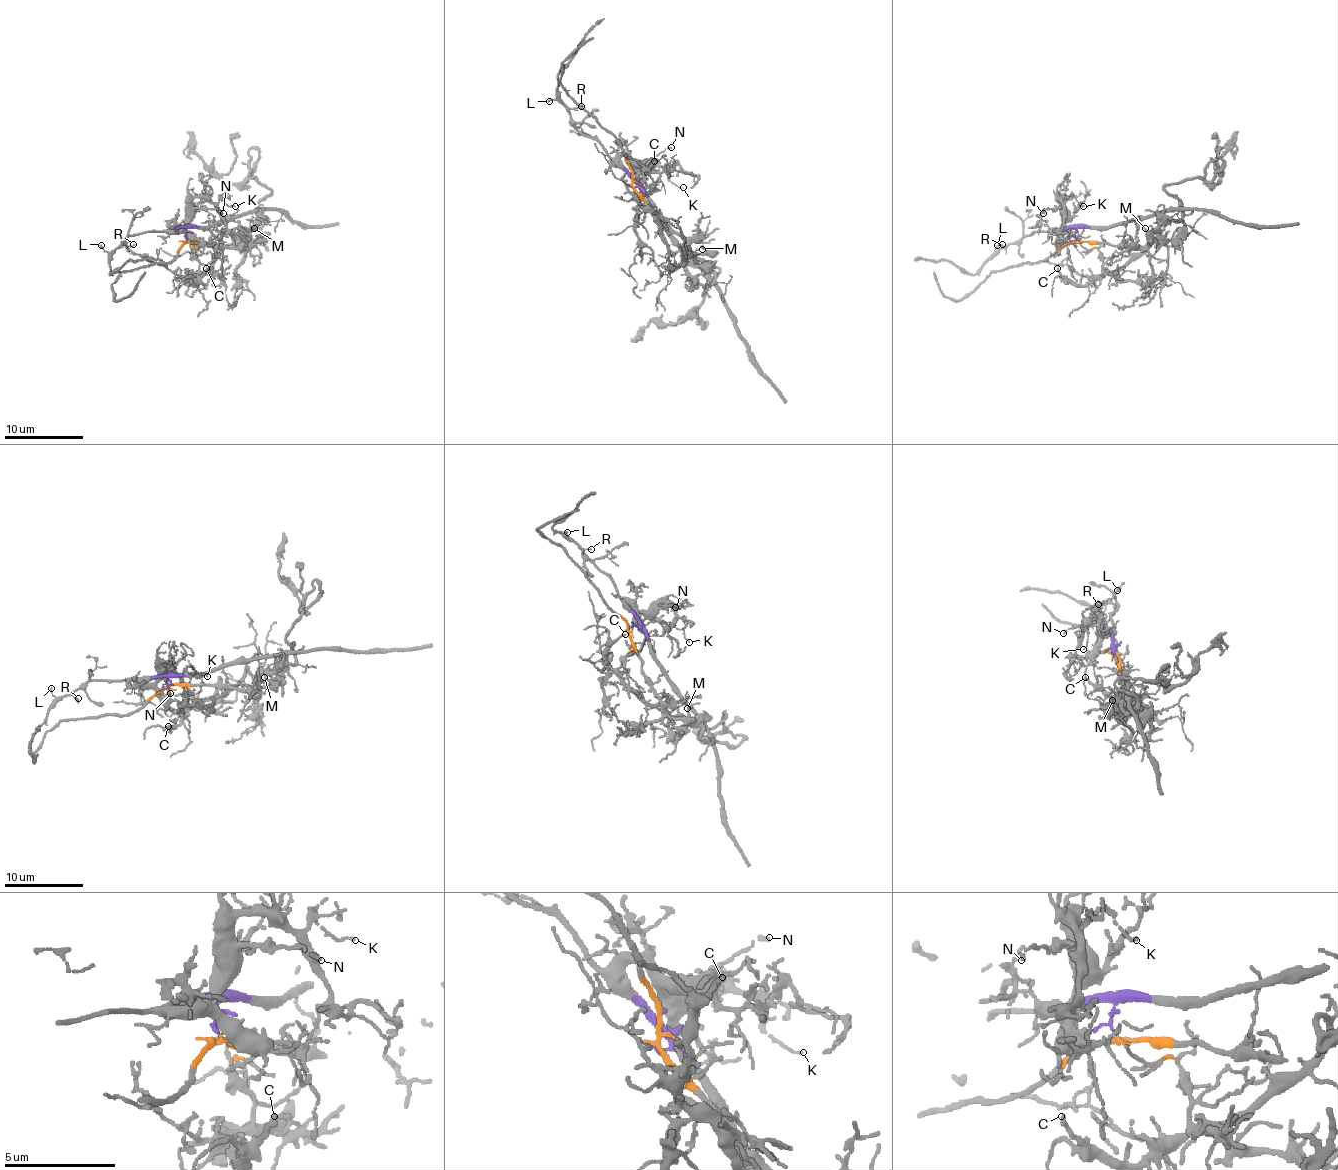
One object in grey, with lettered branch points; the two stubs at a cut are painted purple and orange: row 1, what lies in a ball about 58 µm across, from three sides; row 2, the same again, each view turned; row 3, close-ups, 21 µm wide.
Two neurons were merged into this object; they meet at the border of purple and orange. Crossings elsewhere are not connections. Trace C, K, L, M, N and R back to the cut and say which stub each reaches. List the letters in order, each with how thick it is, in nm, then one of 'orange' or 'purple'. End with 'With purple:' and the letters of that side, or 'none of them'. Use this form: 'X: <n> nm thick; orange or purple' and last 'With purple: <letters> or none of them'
C: 180 nm thick; orange
K: 80 nm thick; purple
L: 130 nm thick; purple
M: 180 nm thick; orange
N: 120 nm thick; purple
R: 90 nm thick; purple
With purple: K, L, N, R

